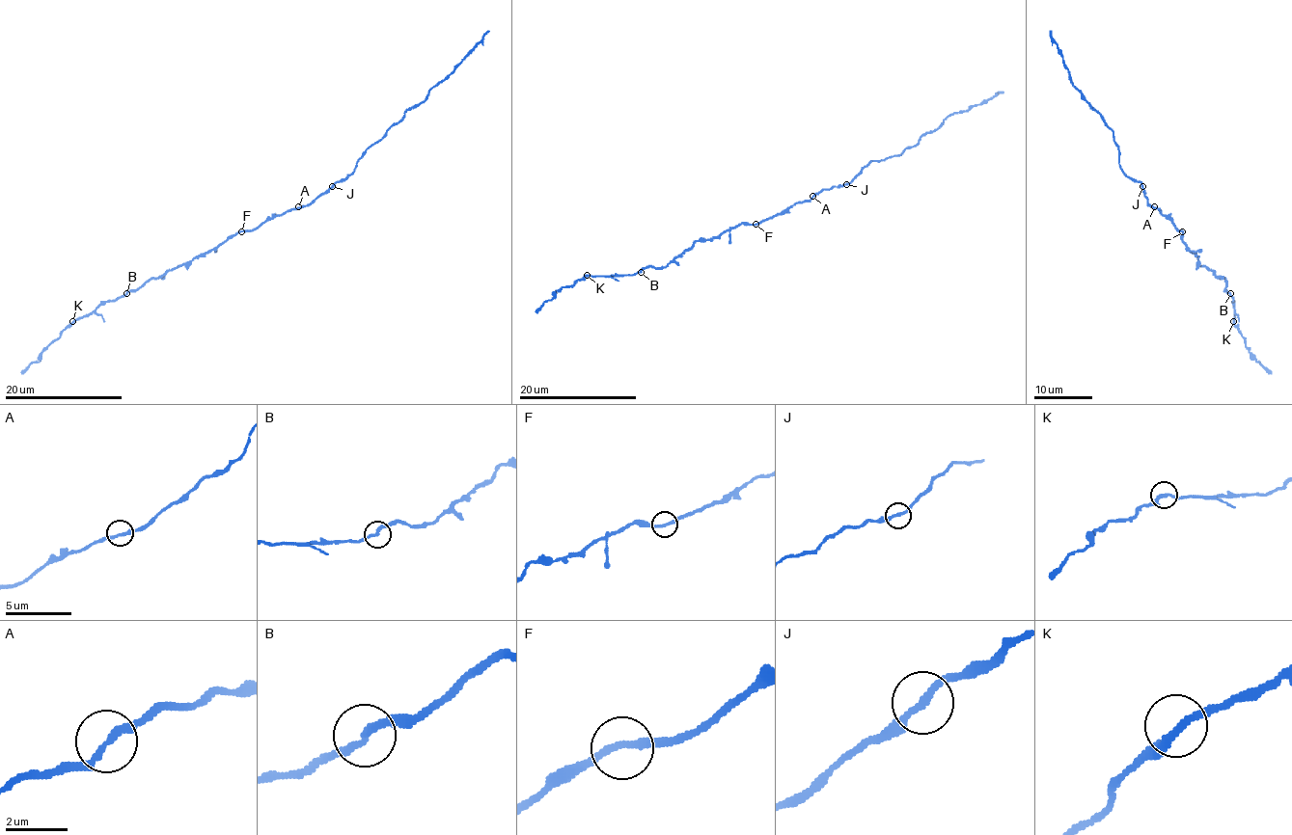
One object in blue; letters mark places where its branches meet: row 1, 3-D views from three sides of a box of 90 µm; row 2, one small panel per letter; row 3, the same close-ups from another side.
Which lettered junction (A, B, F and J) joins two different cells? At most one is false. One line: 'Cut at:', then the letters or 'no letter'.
Cut at: no letter

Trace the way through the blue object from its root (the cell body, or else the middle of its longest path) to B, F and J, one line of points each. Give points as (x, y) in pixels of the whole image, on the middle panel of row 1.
B: (783, 212), (755, 224), (738, 224), (716, 237), (699, 240), (665, 266), (646, 266), (641, 272)
F: (783, 212), (755, 224)
J: (783, 212), (797, 203), (810, 201), (823, 190), (846, 184)

